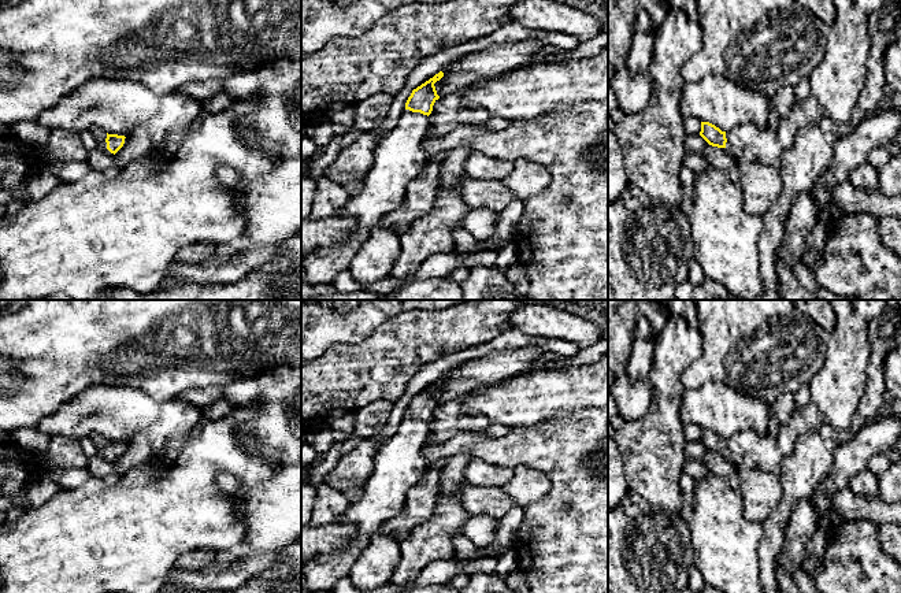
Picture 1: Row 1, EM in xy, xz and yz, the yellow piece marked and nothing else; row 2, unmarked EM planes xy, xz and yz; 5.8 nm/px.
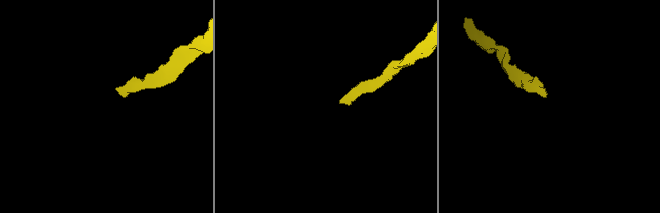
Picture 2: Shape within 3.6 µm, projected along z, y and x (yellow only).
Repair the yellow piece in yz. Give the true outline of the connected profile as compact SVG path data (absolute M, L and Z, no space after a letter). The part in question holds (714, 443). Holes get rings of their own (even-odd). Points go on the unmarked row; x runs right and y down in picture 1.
M811 401L796 408L787 422L779 426L776 436L737 433L726 440L709 429L701 429L700 442L712 453L726 455L735 466L760 468L779 477L781 466L794 451L798 438L817 431L820 426L819 409Z

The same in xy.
M90 434L90 438L96 444L100 455L107 455L111 460L116 460L125 451L125 442L108 441L100 434Z

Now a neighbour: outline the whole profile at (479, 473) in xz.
M472 457L464 468L464 482L467 485L487 486L497 485L504 486L513 477L512 467L504 467L500 464L490 464L481 457Z

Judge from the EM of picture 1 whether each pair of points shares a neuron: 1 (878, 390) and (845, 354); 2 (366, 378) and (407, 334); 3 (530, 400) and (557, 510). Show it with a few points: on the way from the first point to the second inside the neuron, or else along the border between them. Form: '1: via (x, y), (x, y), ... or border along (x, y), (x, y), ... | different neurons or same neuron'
1: border along (868, 347), (866, 392), (856, 410) | different neurons
2: via (377, 367), (399, 345) | same neuron
3: border along (567, 415), (559, 419), (548, 419), (510, 429) | different neurons

